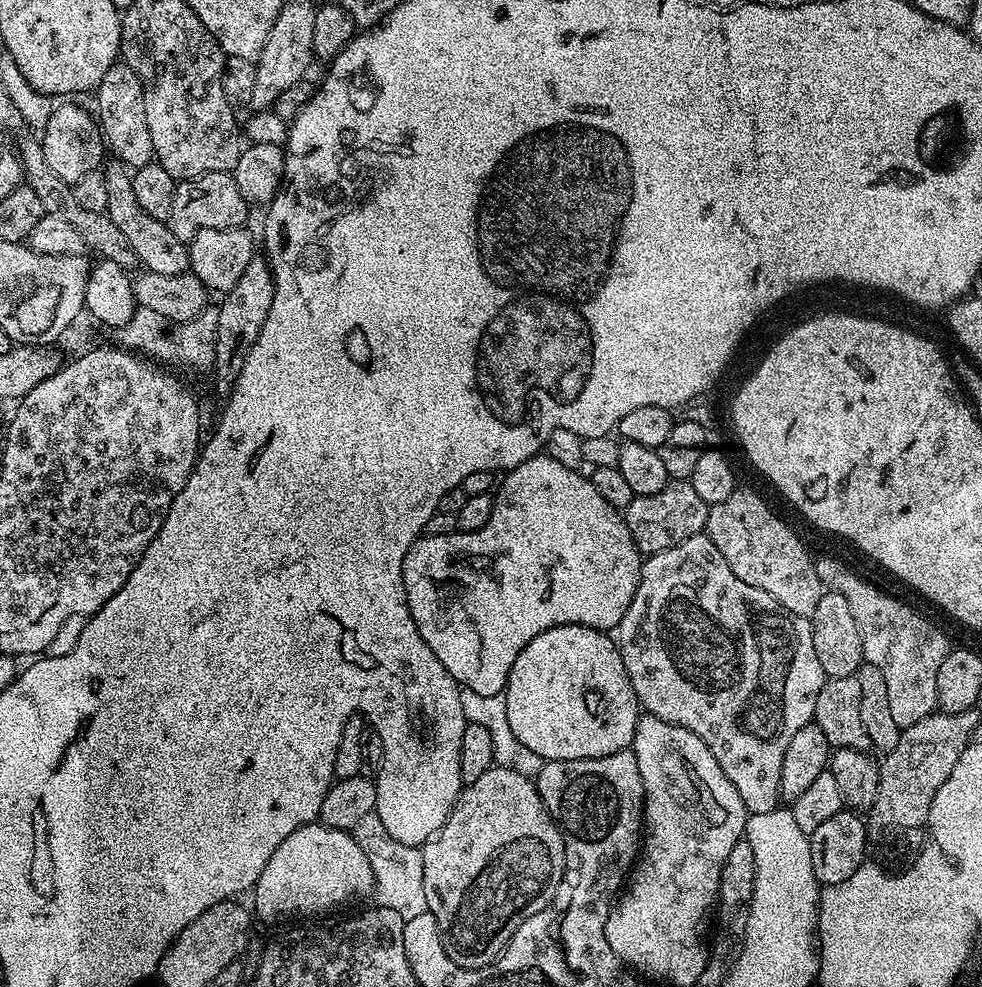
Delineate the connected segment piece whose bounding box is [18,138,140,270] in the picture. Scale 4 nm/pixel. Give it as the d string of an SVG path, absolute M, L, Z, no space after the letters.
M39 139L24 140L18 144L18 155L22 165L23 179L26 181L27 187L32 188L34 194L38 194L38 198L42 198L42 206L47 215L54 218L66 218L66 222L70 222L70 226L74 226L74 230L78 230L78 234L82 234L85 249L93 248L97 252L95 254L97 257L110 262L118 262L118 266L129 270L140 268L138 254L134 254L129 240L122 235L122 230L118 230L118 226L114 226L114 222L110 222L108 215L102 212L82 210L82 206L78 206L78 202L74 202L71 184L58 178L58 174L54 174L54 170L50 170L50 166L46 162L46 154L42 154Z

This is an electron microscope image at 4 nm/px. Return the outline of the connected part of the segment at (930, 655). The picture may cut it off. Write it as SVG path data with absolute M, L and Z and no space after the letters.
M832 556L816 560L818 578L829 592L842 594L858 622L862 634L862 650L867 663L878 666L886 674L886 691L890 698L890 715L901 730L913 726L937 711L938 666L950 650L950 643L940 628L935 628L920 612L903 604L896 596L875 588L852 568Z

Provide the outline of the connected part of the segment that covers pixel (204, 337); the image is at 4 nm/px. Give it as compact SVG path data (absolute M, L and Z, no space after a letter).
M137 306L134 318L126 322L126 326L115 329L115 340L122 348L133 350L160 362L166 360L172 364L181 364L184 368L208 368L215 365L214 346L218 338L218 307L203 308L190 322L174 323L162 318L155 310L146 310Z

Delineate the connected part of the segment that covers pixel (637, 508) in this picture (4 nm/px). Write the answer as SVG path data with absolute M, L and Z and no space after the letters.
M688 480L670 482L658 494L636 496L622 515L630 534L634 538L636 548L645 557L666 550L670 546L678 546L678 542L686 542L686 538L701 535L708 527L709 505L698 498L698 493Z

